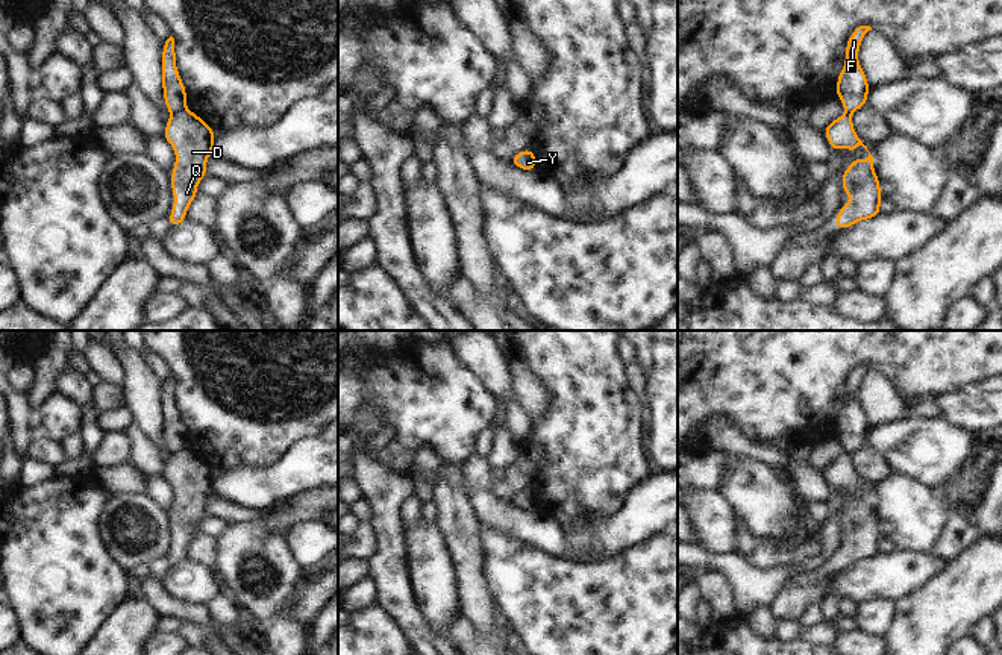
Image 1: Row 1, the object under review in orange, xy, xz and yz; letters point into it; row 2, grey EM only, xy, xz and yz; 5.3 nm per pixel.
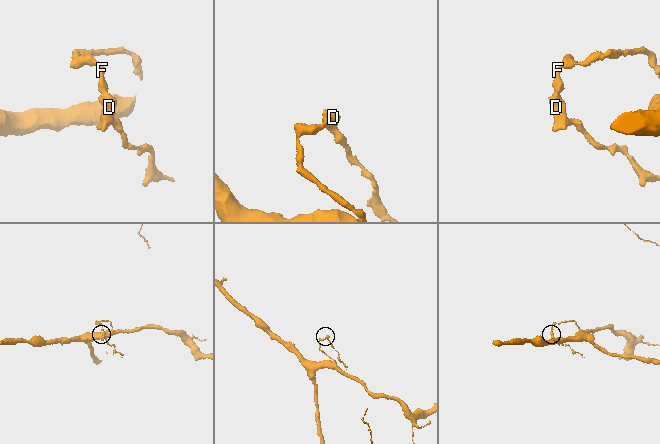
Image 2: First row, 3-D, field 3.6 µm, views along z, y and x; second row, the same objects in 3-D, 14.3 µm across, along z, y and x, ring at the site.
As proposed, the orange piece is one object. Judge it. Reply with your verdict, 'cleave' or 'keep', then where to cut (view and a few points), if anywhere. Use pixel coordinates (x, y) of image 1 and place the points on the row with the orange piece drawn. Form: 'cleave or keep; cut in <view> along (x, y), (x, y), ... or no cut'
cleave; cut in xy along (185, 108), (172, 114)

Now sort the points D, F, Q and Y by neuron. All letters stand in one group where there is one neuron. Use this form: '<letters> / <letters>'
D Q Y / F

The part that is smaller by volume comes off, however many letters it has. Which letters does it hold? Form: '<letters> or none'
D, Q, Y

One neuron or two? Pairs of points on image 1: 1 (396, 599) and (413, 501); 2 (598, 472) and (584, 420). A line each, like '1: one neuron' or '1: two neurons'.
1: two neurons
2: one neuron

